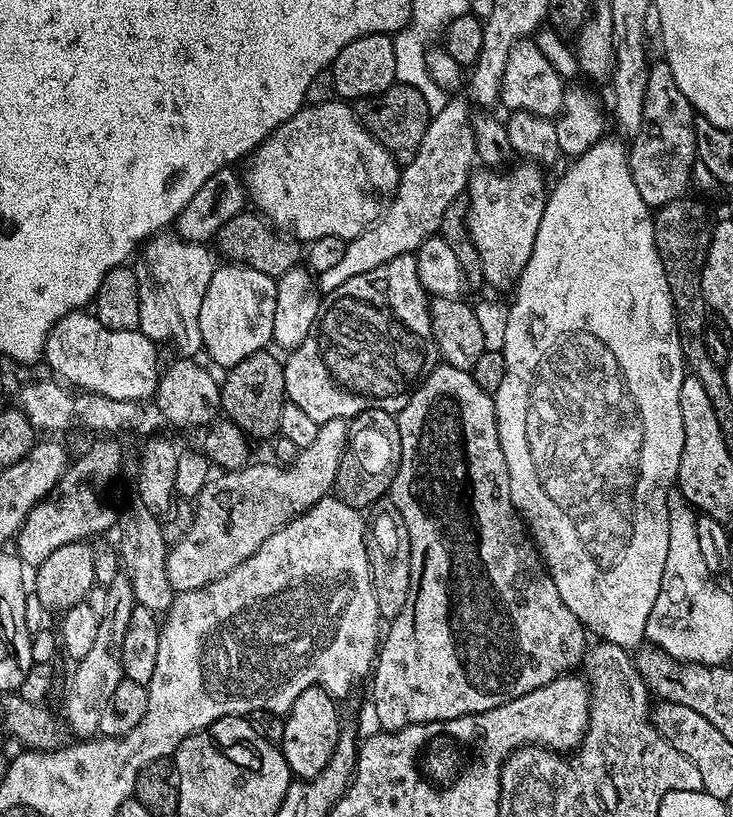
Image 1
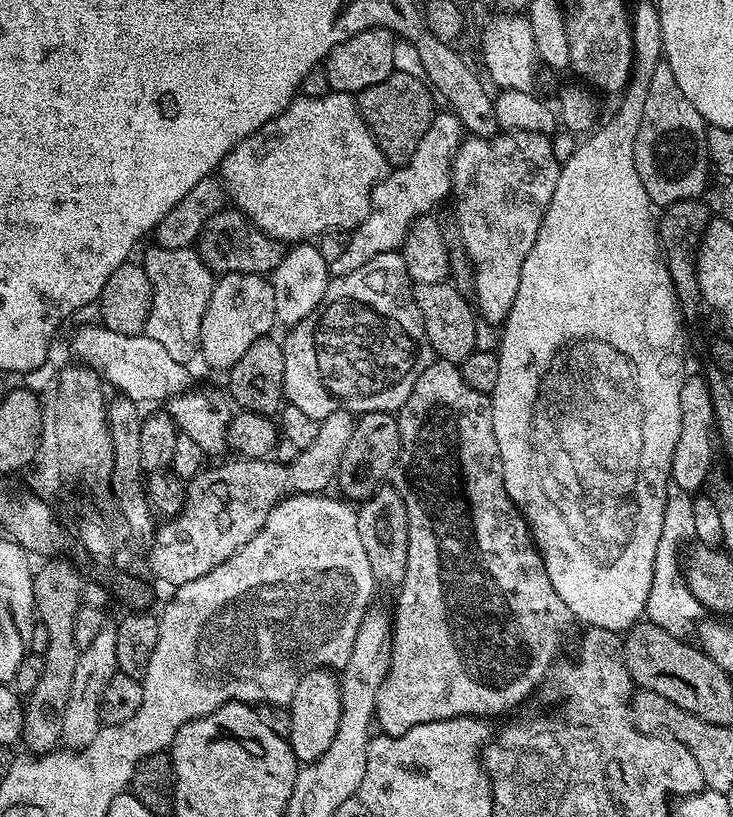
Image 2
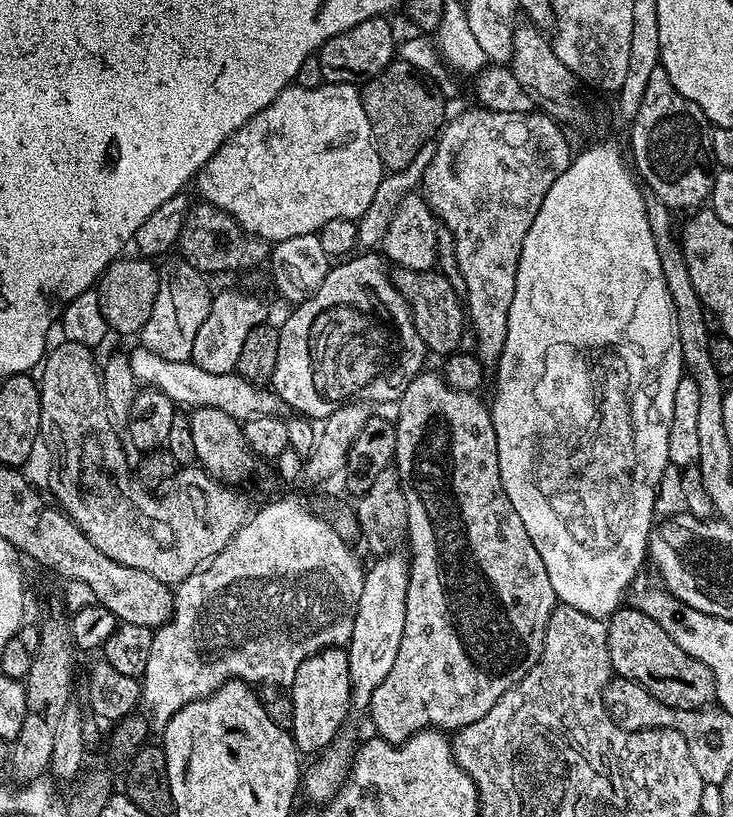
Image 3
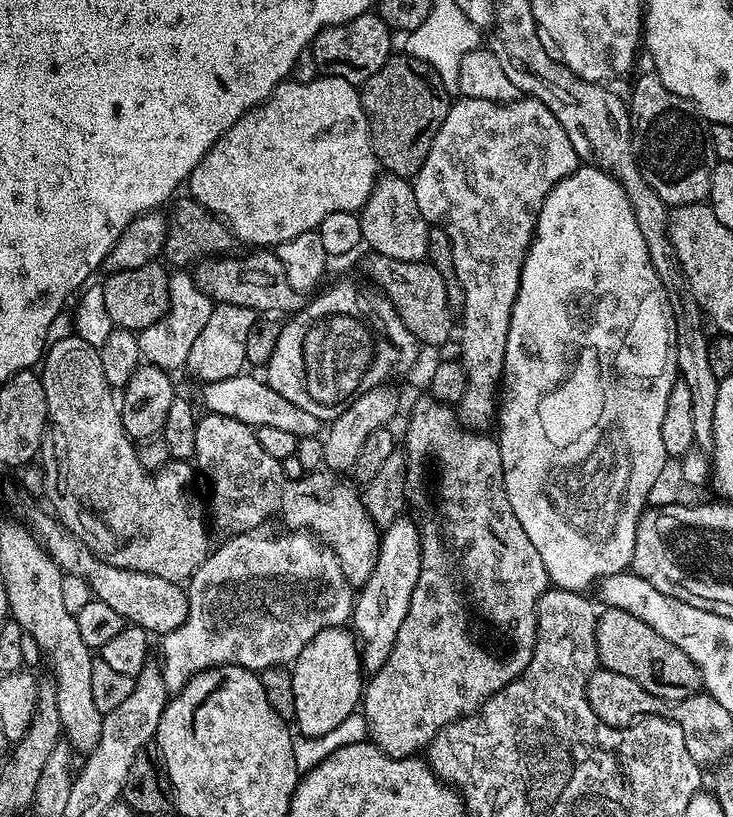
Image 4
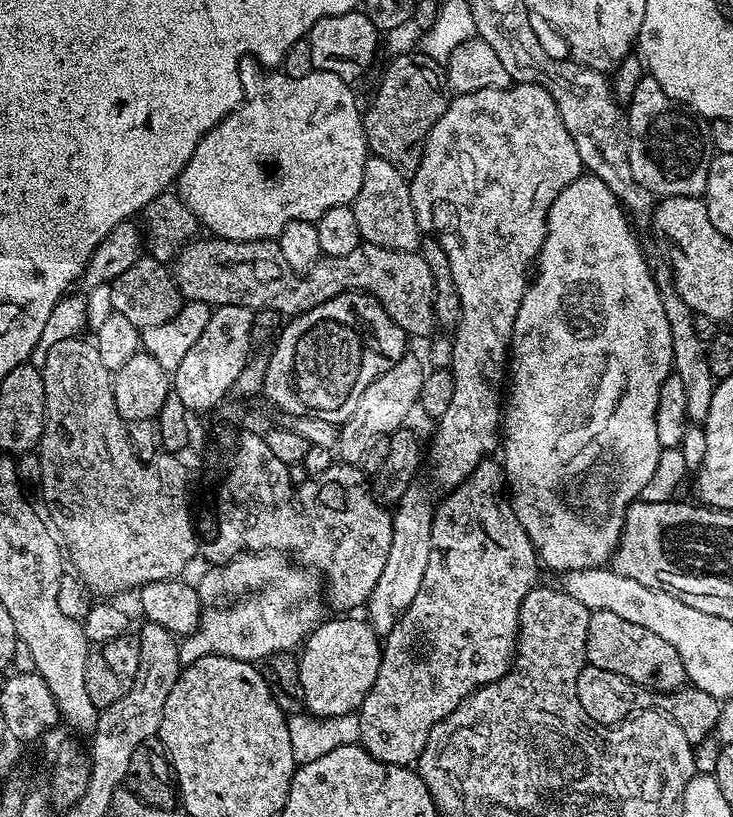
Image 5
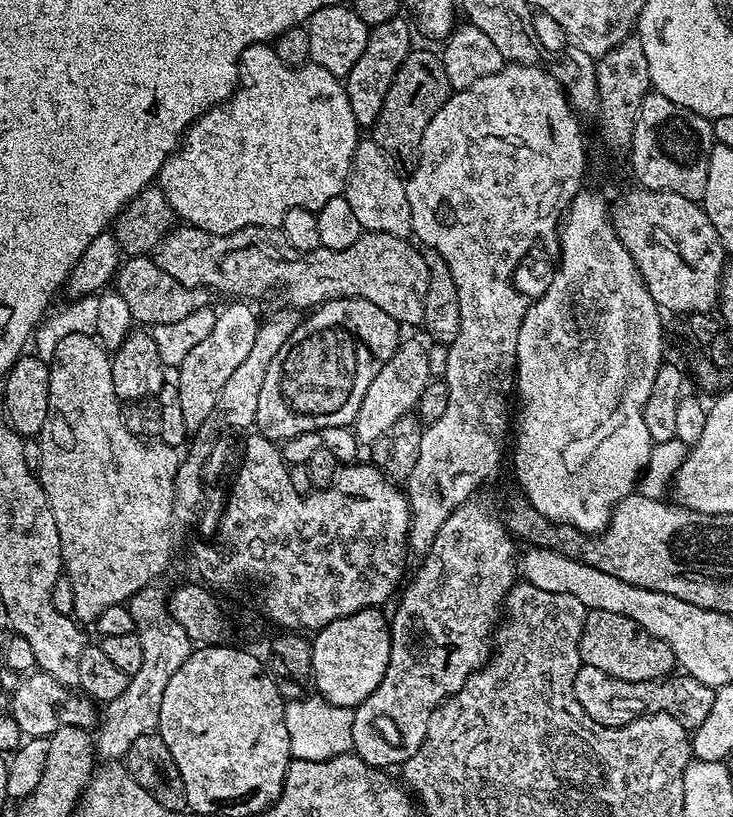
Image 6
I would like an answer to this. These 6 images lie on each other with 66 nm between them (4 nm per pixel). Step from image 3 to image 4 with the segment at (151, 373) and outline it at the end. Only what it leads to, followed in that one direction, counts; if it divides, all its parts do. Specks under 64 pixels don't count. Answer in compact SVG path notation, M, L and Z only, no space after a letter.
M241 374L222 378L218 382L204 384L200 400L204 403L205 413L213 412L222 414L226 418L234 418L243 424L249 424L252 429L257 430L264 426L274 426L275 429L286 430L289 434L294 434L297 438L302 436L320 436L322 432L322 422L314 418L314 414L309 414L307 410L302 410L294 406L294 402L282 398L278 390L274 390L268 384L267 379L256 376Z

